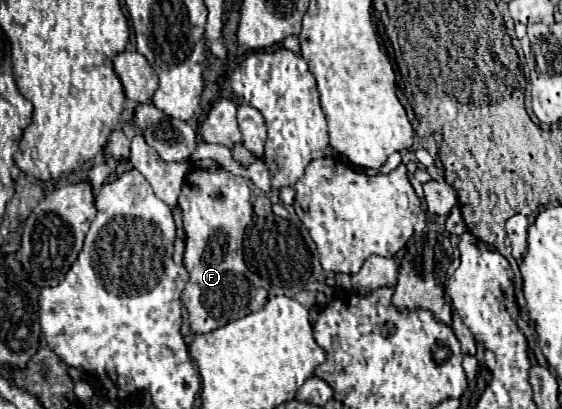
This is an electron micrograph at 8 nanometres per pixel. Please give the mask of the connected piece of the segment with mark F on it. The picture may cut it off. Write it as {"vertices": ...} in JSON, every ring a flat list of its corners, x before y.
{"vertices":[[193,167,187,177,183,191,179,195,179,207,183,213,183,227,185,227,185,255,183,267,189,271,189,283,183,289,183,305,189,311,189,327,193,333,209,333,227,325,229,321,241,319,249,313,259,311,269,297,269,283,263,281,259,275,251,273,243,261,243,235,245,227,251,223,253,205,251,205,251,189,247,179,237,177,223,167,199,169]]}

